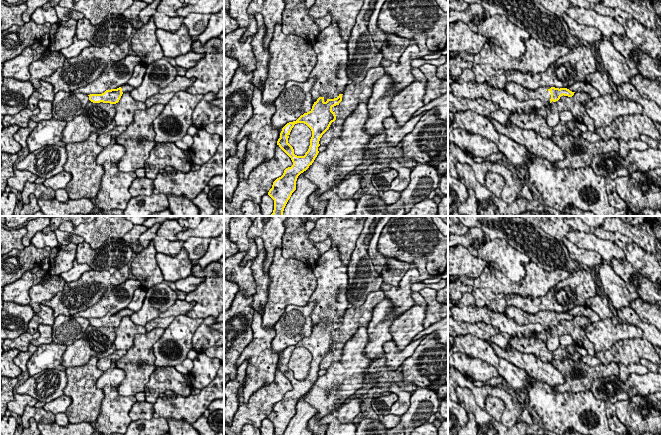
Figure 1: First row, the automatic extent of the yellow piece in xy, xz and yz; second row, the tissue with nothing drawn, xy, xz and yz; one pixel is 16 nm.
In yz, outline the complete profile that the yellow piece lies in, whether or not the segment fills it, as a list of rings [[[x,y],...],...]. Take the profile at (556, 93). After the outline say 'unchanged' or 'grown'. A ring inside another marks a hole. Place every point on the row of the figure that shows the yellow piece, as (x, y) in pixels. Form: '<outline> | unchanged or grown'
[[[508,82],[505,87],[505,91],[515,96],[519,101],[540,100],[542,104],[551,104],[560,99],[561,96],[572,97],[575,92],[570,91],[567,88],[555,88],[550,89],[546,86],[539,87],[536,90],[529,90],[514,82]]] | grown

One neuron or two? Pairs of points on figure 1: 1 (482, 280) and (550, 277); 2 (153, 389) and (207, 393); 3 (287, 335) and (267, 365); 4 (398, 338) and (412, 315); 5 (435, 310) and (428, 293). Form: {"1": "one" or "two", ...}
{"1": "one", "2": "two", "3": "two", "4": "one", "5": "one"}

